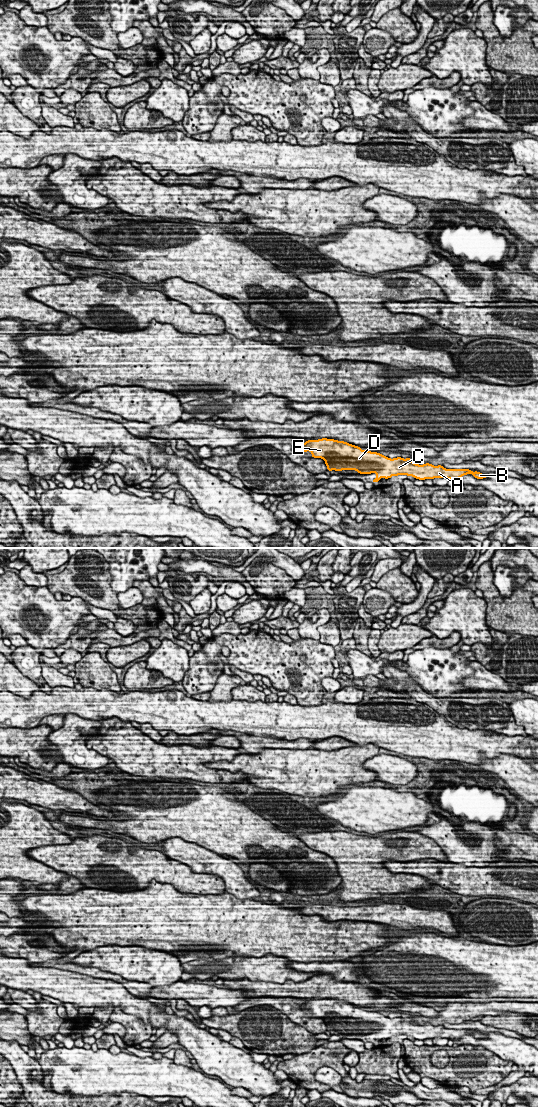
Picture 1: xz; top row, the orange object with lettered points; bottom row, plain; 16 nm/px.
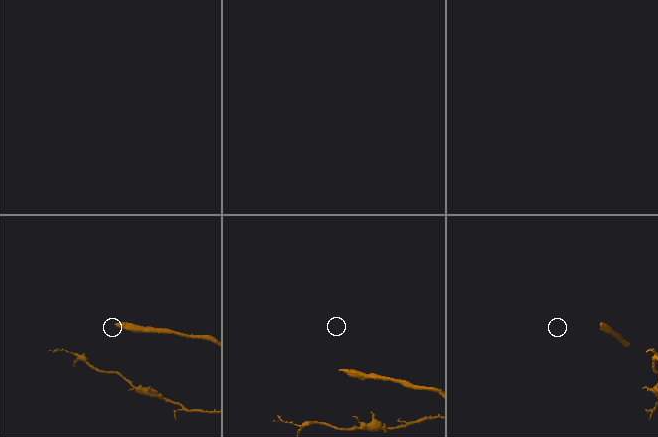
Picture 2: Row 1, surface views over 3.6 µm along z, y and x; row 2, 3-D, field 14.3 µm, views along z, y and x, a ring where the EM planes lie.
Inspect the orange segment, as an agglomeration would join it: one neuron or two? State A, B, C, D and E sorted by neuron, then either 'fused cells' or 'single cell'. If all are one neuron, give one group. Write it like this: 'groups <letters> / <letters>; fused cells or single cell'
groups A B C D E; single cell

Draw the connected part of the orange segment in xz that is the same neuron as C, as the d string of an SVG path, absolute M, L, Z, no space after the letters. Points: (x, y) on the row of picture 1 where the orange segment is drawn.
M321 438L307 440L301 444L303 453L310 451L311 458L321 458L325 461L327 471L356 470L359 474L375 473L373 482L378 482L383 477L407 475L418 480L434 478L452 478L456 481L453 486L461 485L458 481L464 475L472 474L476 479L486 478L481 472L470 469L446 469L443 465L434 466L430 463L419 465L412 462L412 458L397 457L390 459L378 452L362 450L359 446L345 441Z

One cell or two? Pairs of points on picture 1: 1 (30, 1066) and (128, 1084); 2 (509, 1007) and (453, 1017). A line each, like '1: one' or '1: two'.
1: two
2: one

